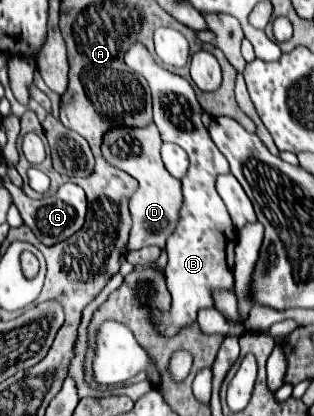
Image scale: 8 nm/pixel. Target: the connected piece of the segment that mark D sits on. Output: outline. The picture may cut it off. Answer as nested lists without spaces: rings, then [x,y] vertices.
[[[148,125],[142,129],[126,129],[126,127],[116,127],[112,129],[102,143],[102,153],[104,159],[110,165],[116,165],[118,169],[124,169],[128,175],[138,179],[140,187],[130,199],[130,213],[132,213],[132,231],[130,231],[130,249],[140,249],[146,245],[158,245],[164,247],[166,239],[172,235],[176,229],[178,221],[178,211],[182,207],[182,183],[180,179],[172,177],[160,159],[160,133],[156,125]]]

